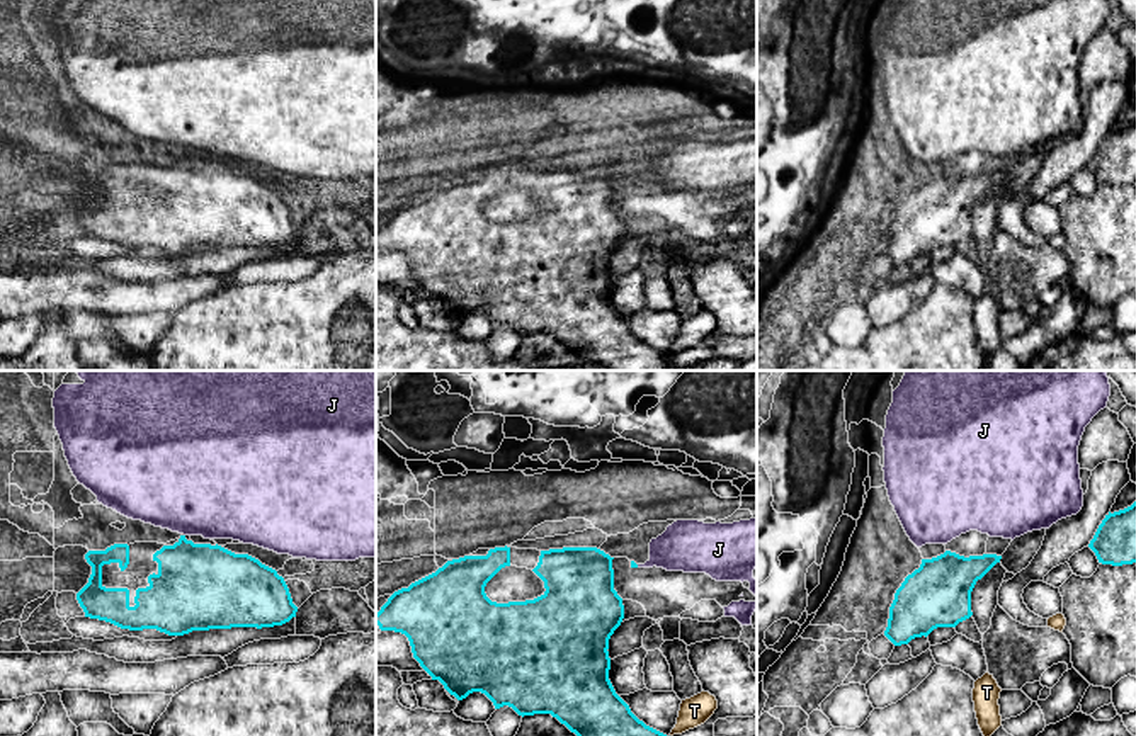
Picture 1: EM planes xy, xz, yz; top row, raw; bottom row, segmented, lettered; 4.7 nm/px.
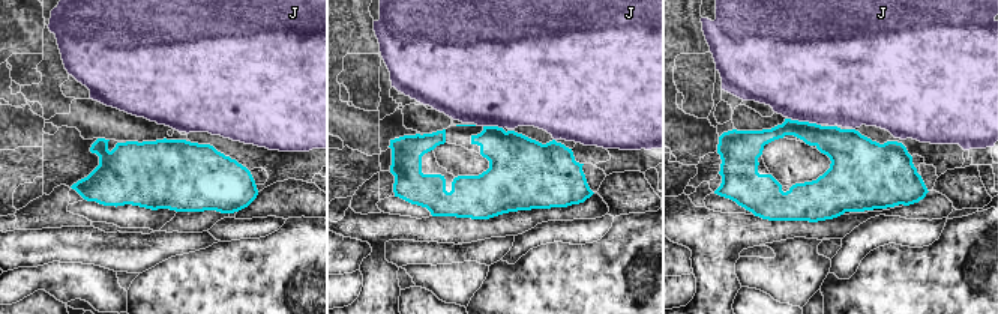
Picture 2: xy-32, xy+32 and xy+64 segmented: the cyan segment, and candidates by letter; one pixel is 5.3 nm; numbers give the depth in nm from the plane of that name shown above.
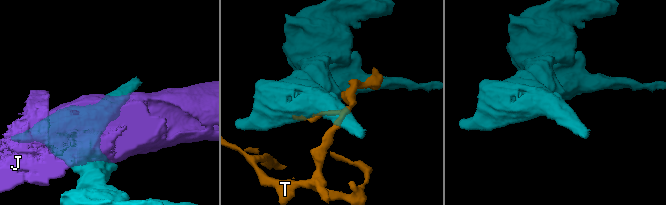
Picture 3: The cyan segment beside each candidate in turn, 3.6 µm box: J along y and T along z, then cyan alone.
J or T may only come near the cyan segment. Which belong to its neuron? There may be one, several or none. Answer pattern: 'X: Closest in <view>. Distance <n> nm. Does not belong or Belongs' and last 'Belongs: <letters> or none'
J: Closest in xy. Distance 0 nm. Does not belong
T: Closest in xz. Distance 0 nm. Does not belong
Belongs: none

